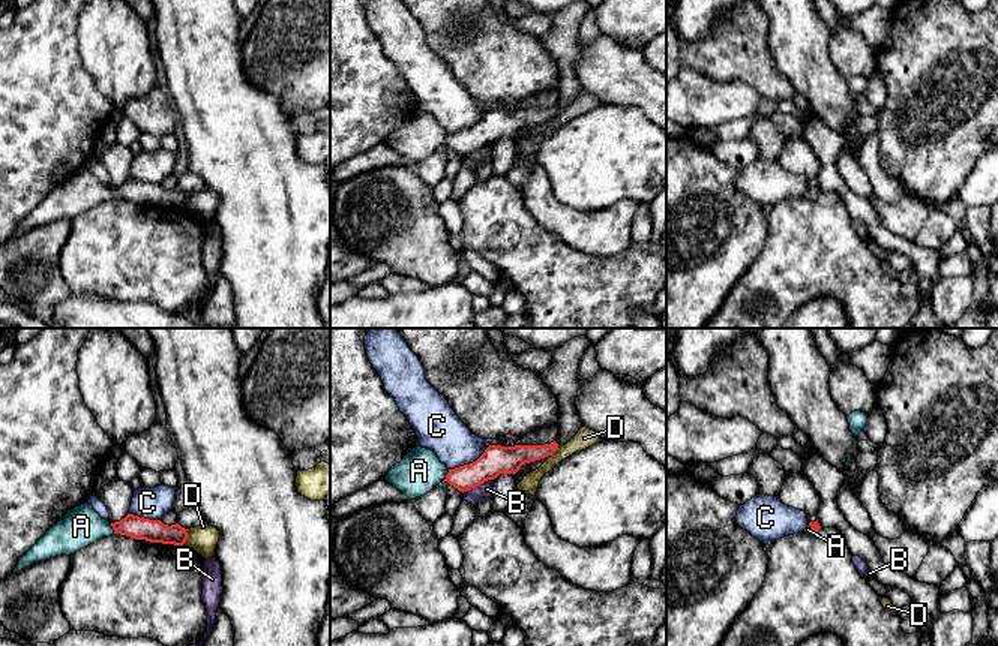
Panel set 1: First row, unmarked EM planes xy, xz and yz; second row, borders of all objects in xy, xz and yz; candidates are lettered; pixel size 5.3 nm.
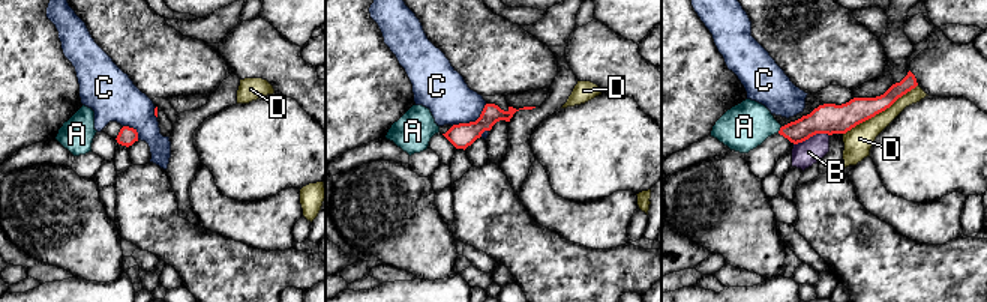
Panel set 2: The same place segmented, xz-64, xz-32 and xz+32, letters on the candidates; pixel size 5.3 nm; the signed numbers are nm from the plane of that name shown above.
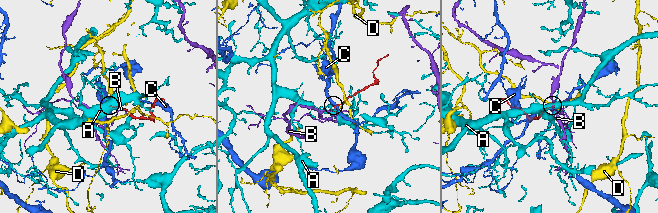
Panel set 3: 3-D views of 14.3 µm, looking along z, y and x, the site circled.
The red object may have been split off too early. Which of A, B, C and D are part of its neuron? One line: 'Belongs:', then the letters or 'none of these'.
Belongs: A

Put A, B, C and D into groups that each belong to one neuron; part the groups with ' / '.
A / B / C / D

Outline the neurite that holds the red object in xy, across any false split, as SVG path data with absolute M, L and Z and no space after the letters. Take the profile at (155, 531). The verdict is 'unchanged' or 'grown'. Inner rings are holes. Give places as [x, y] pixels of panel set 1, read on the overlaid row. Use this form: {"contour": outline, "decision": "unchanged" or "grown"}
{"contour": "M86 502L71 510L56 526L50 528L45 535L20 558L14 573L60 555L72 556L96 540L113 534L174 546L183 546L188 540L186 529L177 523L168 526L161 520L150 520L134 514L128 514L120 522L110 523Z", "decision": "grown"}

